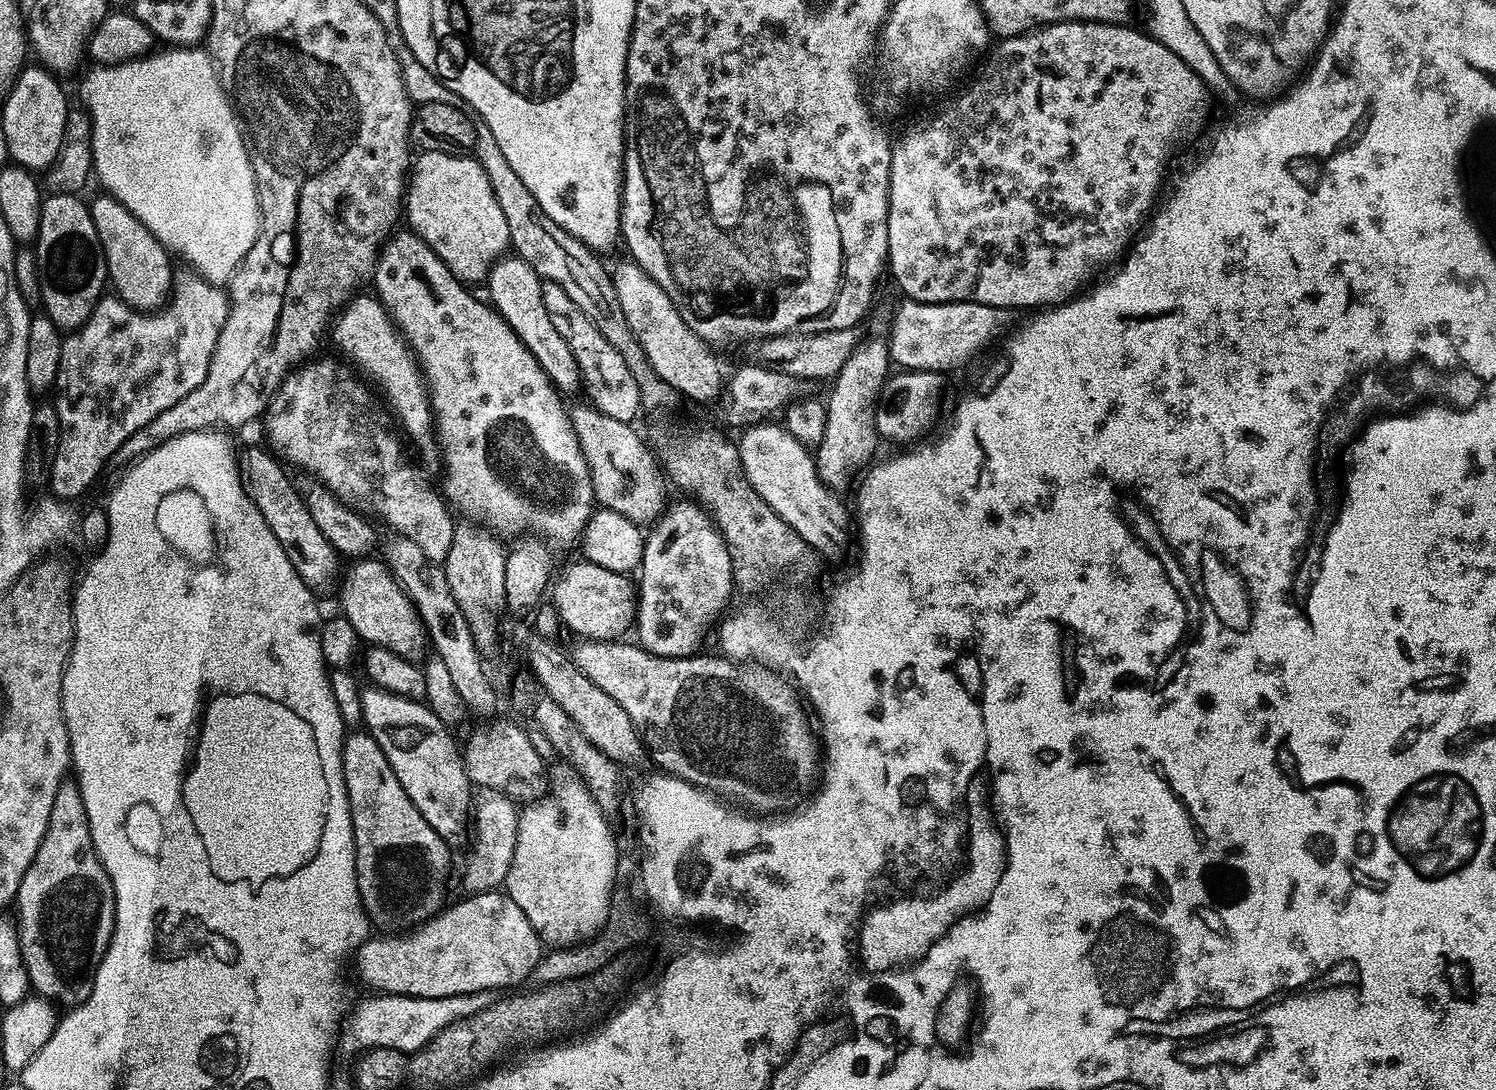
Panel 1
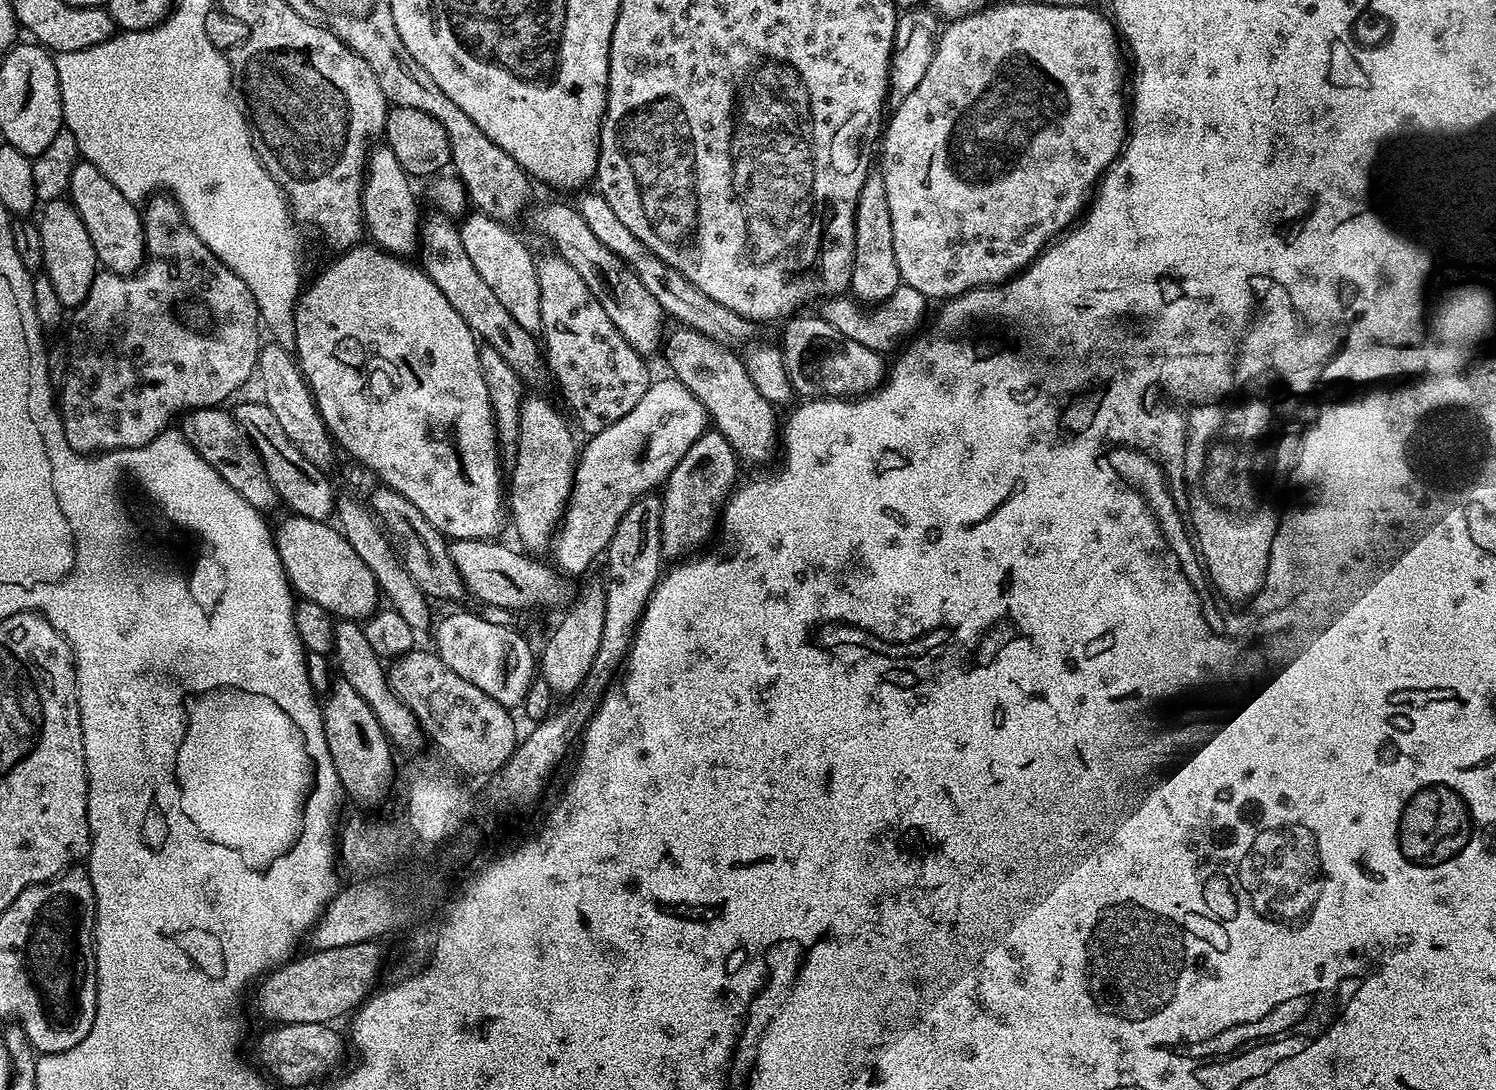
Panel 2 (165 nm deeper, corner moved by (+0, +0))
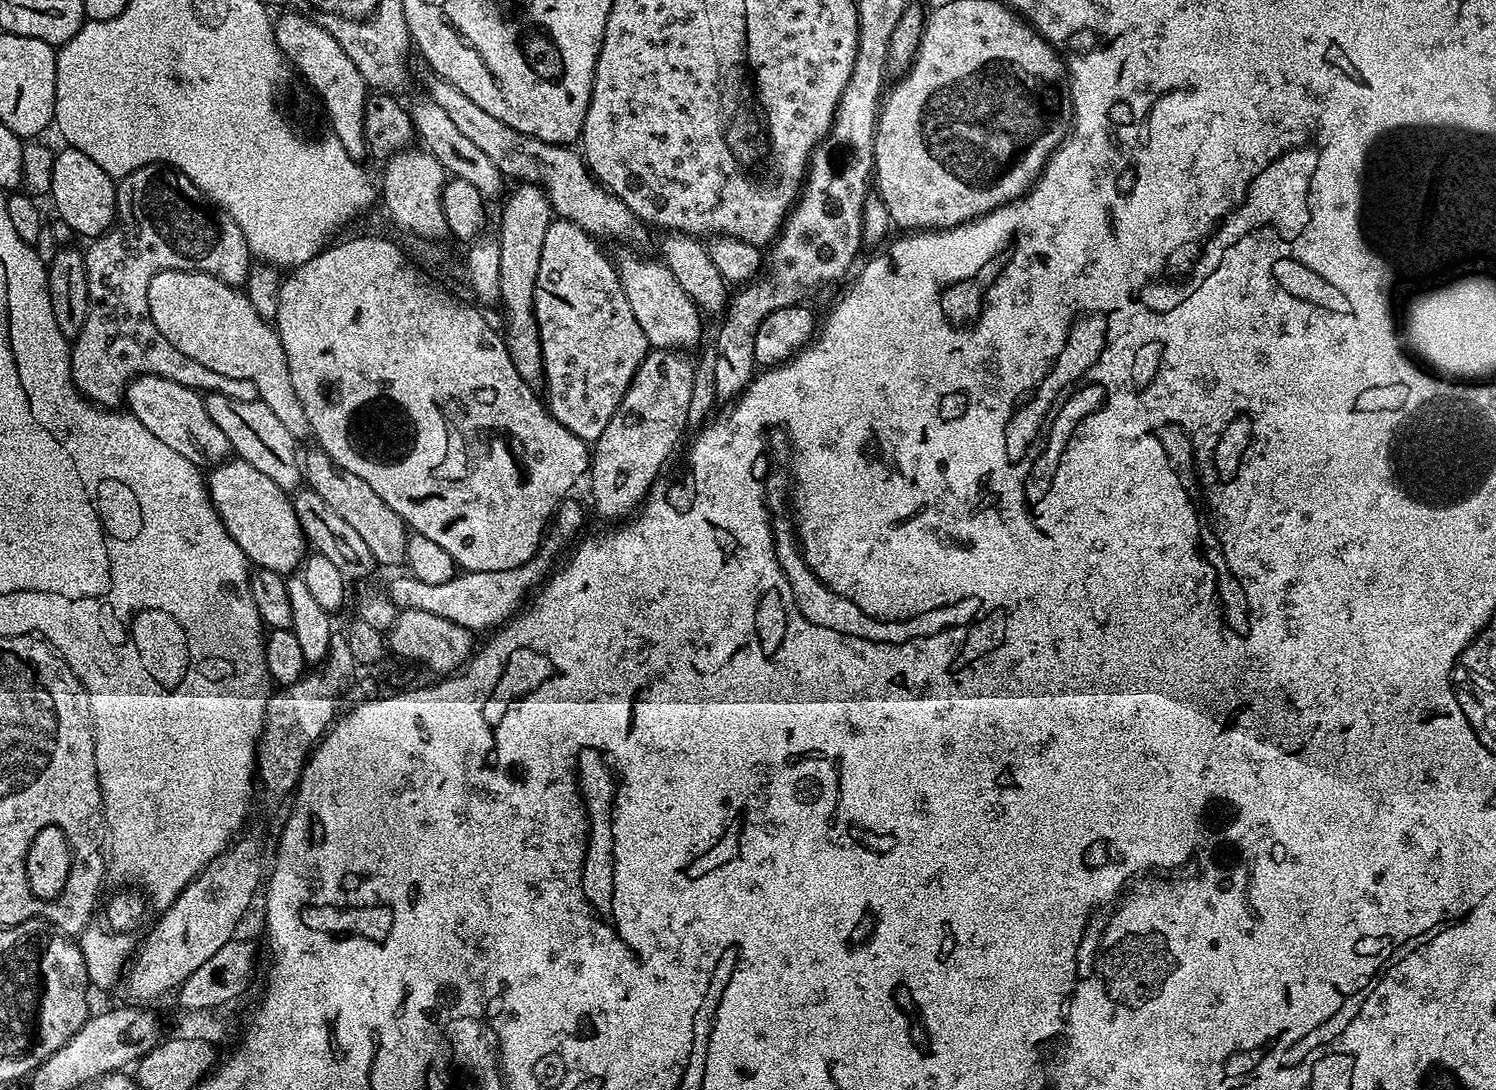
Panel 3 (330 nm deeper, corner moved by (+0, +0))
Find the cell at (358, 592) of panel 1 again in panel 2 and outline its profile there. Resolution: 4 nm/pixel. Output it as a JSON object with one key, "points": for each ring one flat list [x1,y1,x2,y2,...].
{"points":[[295,514,286,516,280,525,275,525,274,539,278,558,282,558,284,573,288,575,288,582,292,585,295,595,310,602,318,602,318,606,322,606,333,617,357,622,368,620,377,611,376,603,381,603,382,600,382,593,376,585,376,579,370,566,366,566,366,562,362,562,362,558,358,558,358,554,354,554,354,546,350,546,350,542,346,542,339,527,323,520,311,520]]}

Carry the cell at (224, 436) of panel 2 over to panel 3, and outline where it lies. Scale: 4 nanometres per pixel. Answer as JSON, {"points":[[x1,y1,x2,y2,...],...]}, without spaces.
{"points":[[138,376,128,383,126,408,154,438,182,454,191,464,204,466,207,460,223,462,229,459,230,447,225,434,210,418,204,405,205,397,195,388,187,388,170,378,161,376]]}

